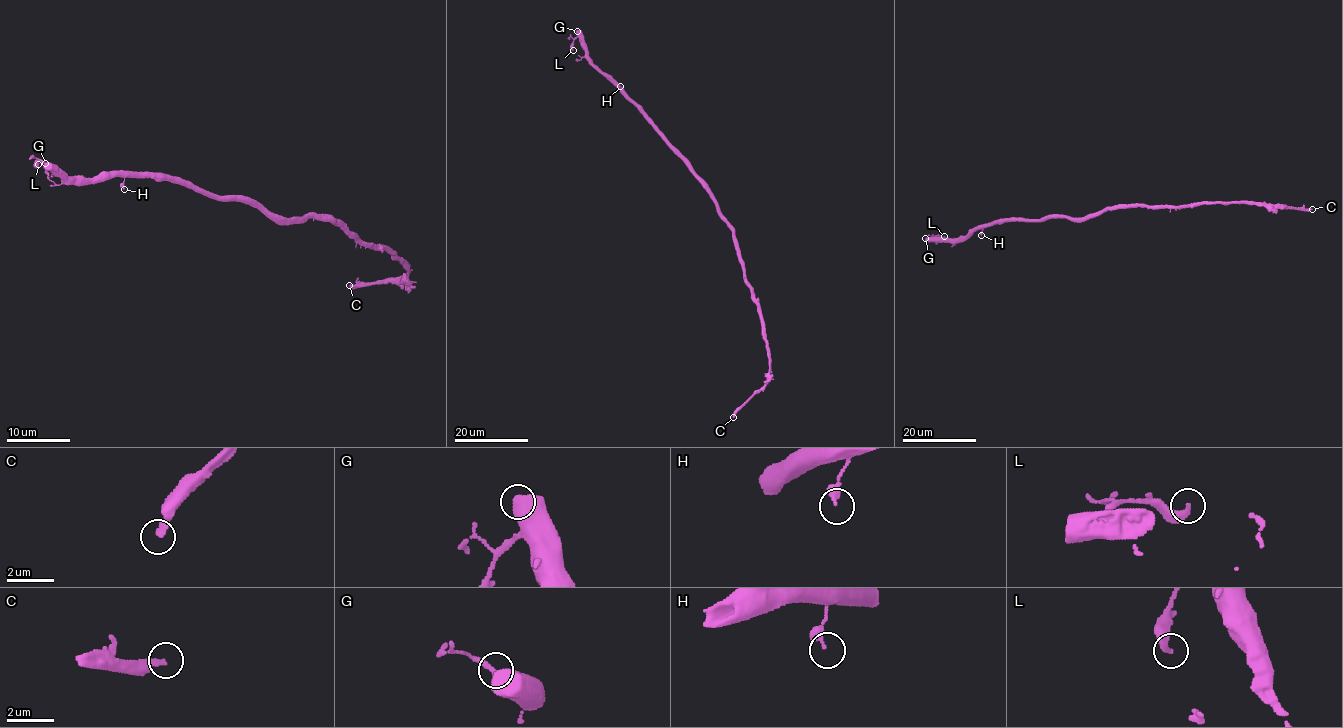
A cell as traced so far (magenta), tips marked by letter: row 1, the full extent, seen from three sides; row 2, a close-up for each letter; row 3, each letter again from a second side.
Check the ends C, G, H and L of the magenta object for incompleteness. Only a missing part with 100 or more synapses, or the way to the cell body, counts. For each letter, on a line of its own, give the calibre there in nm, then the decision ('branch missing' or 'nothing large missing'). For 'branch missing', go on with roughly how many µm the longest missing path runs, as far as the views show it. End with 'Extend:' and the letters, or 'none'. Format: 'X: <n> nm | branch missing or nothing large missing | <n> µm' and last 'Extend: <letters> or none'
C: 240 nm | branch missing | 20 µm
G: 700 nm | nothing large missing
H: 340 nm | nothing large missing
L: 360 nm | nothing large missing
Extend: C

